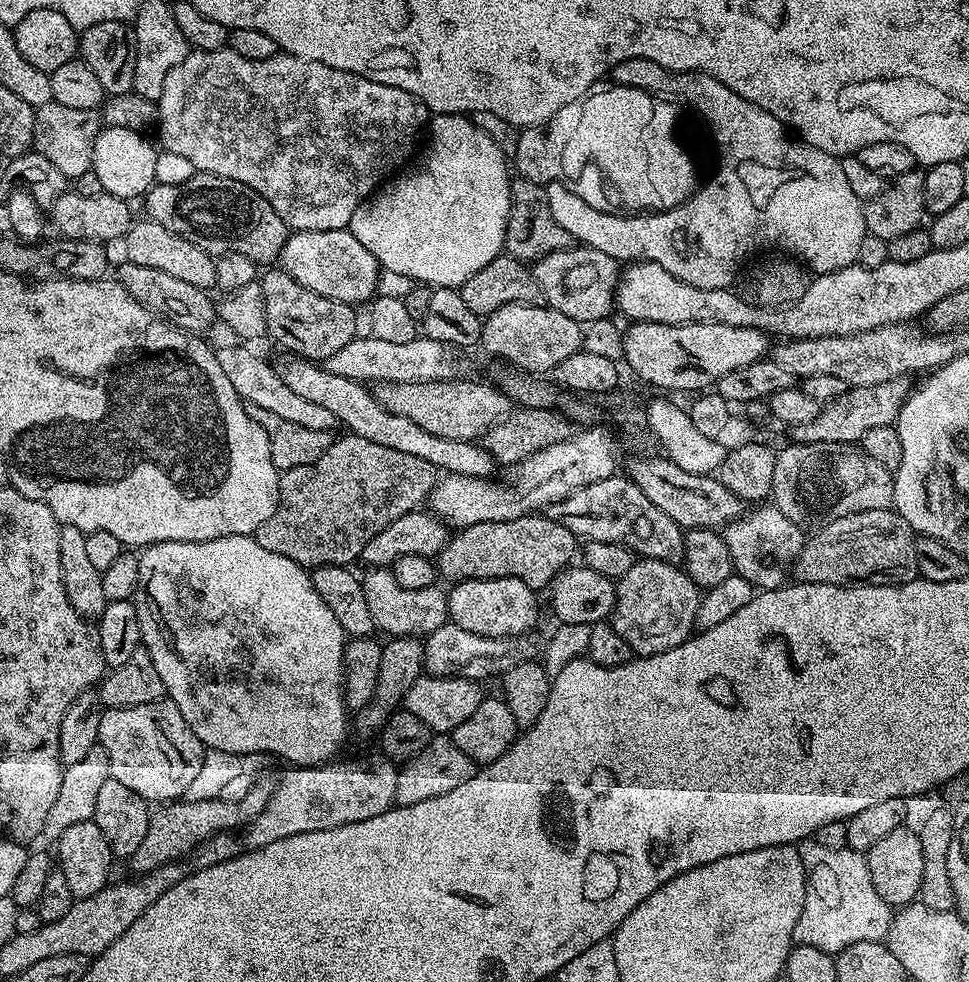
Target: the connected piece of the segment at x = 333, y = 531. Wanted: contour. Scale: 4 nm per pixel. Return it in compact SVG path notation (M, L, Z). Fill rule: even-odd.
M344 434L344 437L333 439L330 450L326 450L326 454L322 454L322 458L318 458L318 462L310 462L306 466L294 466L280 477L280 497L276 503L274 514L270 514L270 518L266 518L266 522L262 522L262 526L258 526L258 530L254 533L258 546L263 546L265 550L270 550L270 554L282 554L282 558L290 558L290 562L300 564L306 570L313 568L321 568L324 564L343 564L351 565L360 560L362 550L370 542L370 538L374 538L374 534L378 534L378 530L386 530L386 526L390 526L390 522L394 522L398 518L402 518L402 514L407 512L415 512L421 507L420 504L429 499L432 490L436 486L438 479L437 469L433 468L430 462L422 462L422 458L414 458L414 454L402 454L402 450L390 450L390 446L378 446L378 442L370 442L361 436L353 436Z

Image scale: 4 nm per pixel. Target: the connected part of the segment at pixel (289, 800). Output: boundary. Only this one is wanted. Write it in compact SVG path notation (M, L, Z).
M374 752L365 760L340 763L304 768L289 767L289 772L281 778L280 784L278 780L262 814L258 814L258 818L254 818L243 829L243 847L248 850L261 848L294 834L352 825L354 822L377 817L395 805L399 769L393 761Z

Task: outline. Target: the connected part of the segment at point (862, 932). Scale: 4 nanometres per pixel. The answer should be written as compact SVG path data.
M814 838L803 841L798 851L804 860L804 873L808 875L808 889L795 943L818 946L818 950L835 954L846 946L854 946L854 942L883 941L892 929L894 912L882 894L874 890L867 859L849 847L826 850Z

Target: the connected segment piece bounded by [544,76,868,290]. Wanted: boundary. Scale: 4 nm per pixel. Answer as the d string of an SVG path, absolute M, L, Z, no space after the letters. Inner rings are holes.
M710 76L706 86L688 82L686 100L695 100L701 114L706 114L709 121L716 124L720 133L718 140L726 140L718 142L718 147L736 162L722 165L724 172L718 172L716 180L712 180L708 187L703 187L684 203L676 208L667 208L664 212L617 214L615 211L598 210L590 206L590 202L582 202L574 190L553 182L545 187L544 193L550 202L550 214L554 214L554 222L558 222L558 226L562 226L562 230L566 230L566 234L570 234L573 241L583 247L602 250L602 254L610 254L610 258L621 262L649 260L662 266L662 270L674 274L674 278L706 290L731 289L736 267L755 248L781 248L784 251L781 253L803 262L816 274L853 267L858 258L858 246L862 246L862 238L868 232L868 227L866 218L862 218L858 194L854 194L854 189L850 187L840 160L805 144L799 138L793 138L785 125L774 118L774 114L754 106L754 102L741 96L732 100L733 94L734 90L713 76Z

